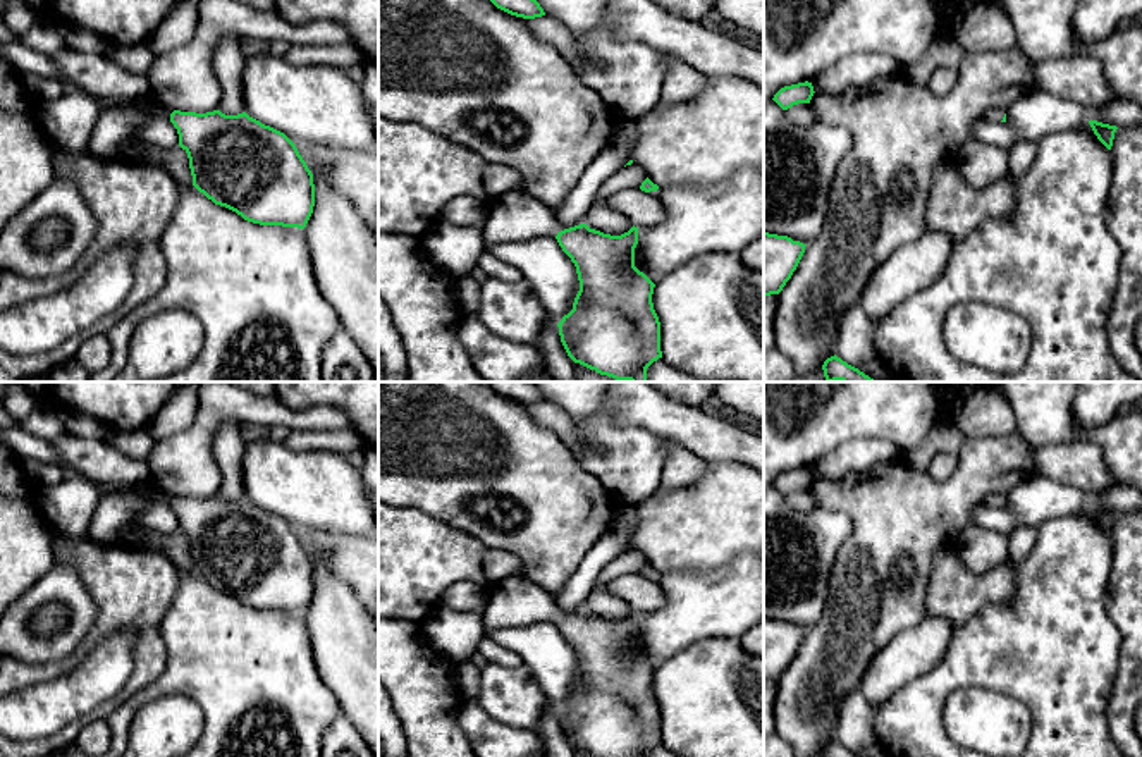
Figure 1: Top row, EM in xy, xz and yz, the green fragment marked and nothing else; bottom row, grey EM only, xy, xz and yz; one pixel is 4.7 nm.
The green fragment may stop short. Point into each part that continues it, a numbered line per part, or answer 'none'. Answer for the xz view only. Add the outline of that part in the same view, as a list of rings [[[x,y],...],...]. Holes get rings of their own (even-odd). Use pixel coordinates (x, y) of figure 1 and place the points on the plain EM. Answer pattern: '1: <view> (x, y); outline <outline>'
1: xz (516, 601); outline [[[513,575],[492,588],[492,600],[483,611],[485,631],[533,625],[556,623],[564,612],[556,599],[530,582],[525,575]]]

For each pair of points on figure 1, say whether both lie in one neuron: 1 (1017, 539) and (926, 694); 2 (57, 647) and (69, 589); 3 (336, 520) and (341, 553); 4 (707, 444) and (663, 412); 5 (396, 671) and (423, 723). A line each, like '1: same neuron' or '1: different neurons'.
1: different neurons
2: same neuron
3: different neurons
4: same neuron
5: same neuron

